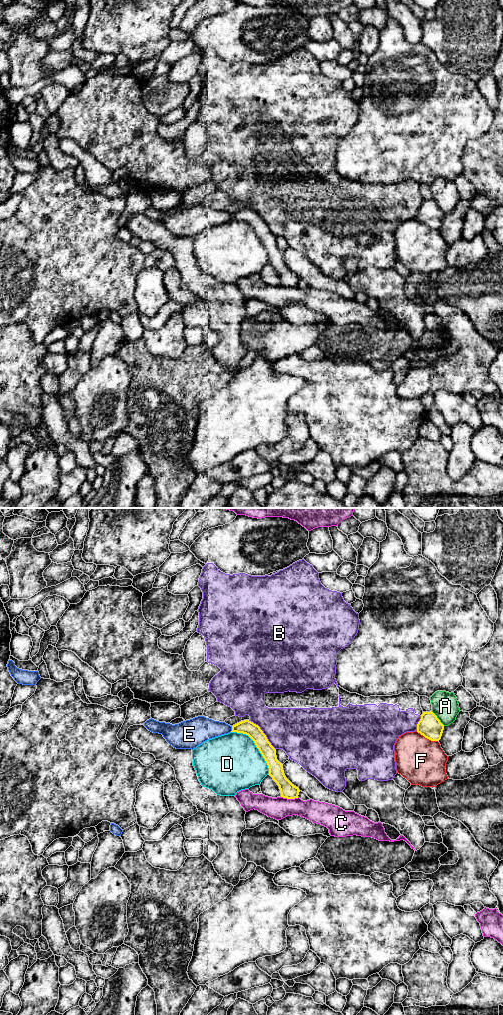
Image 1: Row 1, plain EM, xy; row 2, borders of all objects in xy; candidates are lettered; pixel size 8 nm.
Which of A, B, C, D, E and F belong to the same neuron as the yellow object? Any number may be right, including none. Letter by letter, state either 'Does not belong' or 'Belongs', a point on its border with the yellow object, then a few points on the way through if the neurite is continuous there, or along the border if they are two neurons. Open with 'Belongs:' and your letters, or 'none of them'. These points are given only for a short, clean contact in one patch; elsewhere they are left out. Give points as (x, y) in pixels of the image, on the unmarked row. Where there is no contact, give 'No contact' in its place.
Belongs: none of them
A: Does not belong. Touches yellow at xy (437, 206)
B: Does not belong. Touches yellow at xy (263, 221)
C: Does not belong. Touches yellow at xy (290, 286). Boundary: xy (281, 284), (287, 286), (298, 285)
D: Does not belong. Touches yellow at xy (256, 234)
E: Does not belong. Touches yellow at xy (232, 217). Boundary: xy (232, 214), (230, 219)
F: Does not belong. Touches yellow at xy (427, 226)

